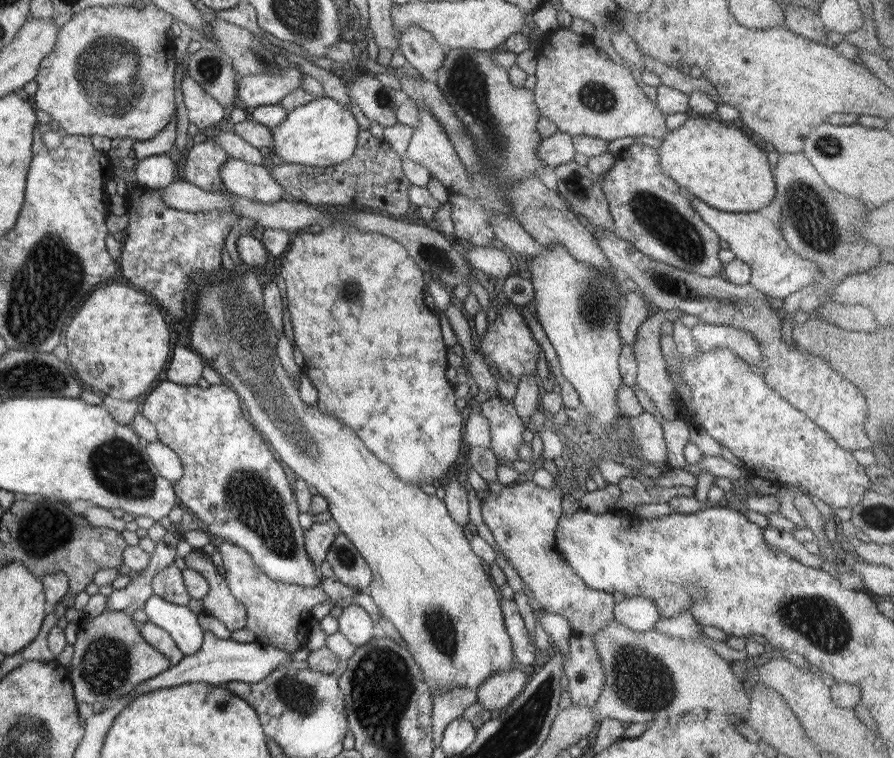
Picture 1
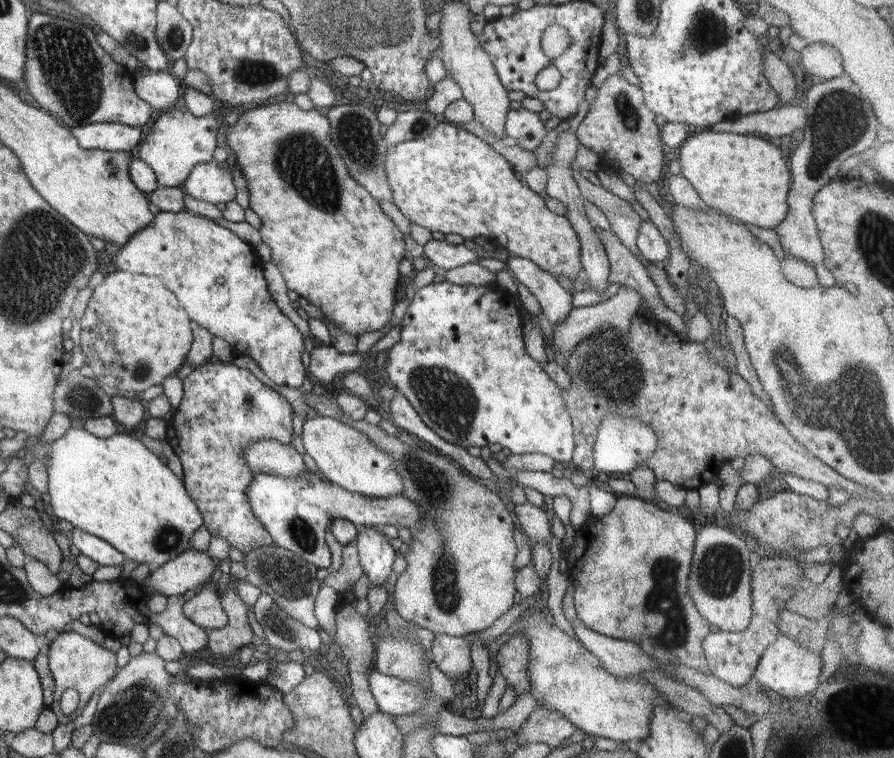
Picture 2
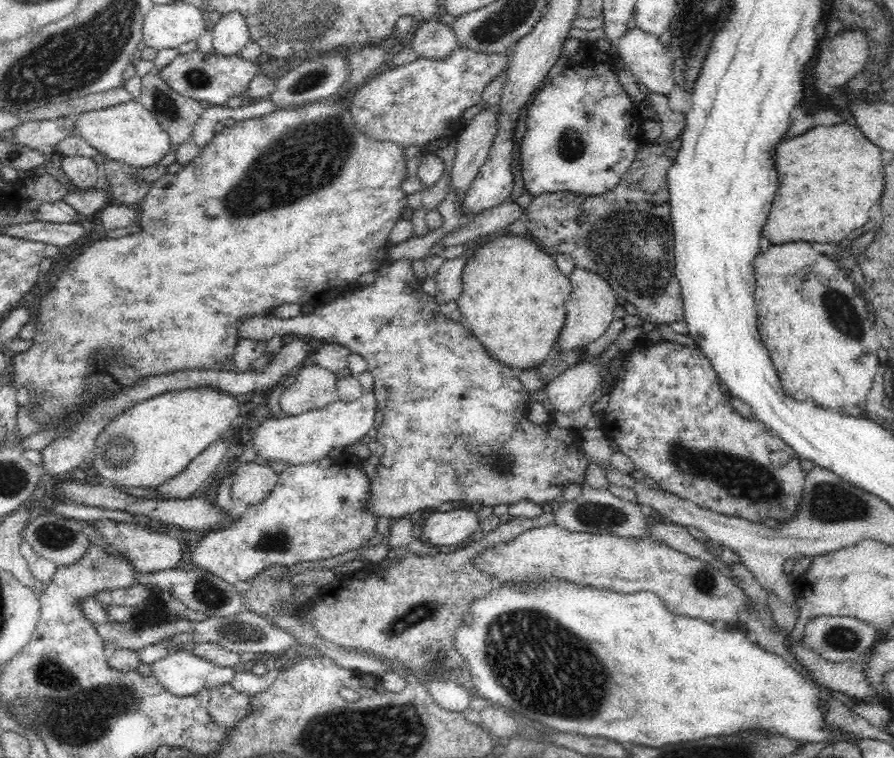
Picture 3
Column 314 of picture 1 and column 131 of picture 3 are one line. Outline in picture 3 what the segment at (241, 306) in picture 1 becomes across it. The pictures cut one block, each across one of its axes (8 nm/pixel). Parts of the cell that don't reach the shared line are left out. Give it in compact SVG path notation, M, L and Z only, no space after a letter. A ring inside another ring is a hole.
M182 389L131 405L100 431L91 465L116 488L157 489L176 478L205 448L223 438L240 418L238 403L216 389Z

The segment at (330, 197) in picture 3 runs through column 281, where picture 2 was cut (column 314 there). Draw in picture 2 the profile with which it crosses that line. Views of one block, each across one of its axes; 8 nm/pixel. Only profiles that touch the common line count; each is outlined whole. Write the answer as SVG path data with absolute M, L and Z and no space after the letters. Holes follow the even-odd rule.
M276 103L276 104L260 104L257 108L248 110L241 114L234 124L223 124L225 131L225 143L223 146L226 153L233 153L235 157L234 163L244 175L246 188L248 192L248 208L250 208L258 216L260 220L260 237L263 244L269 246L271 254L270 260L275 263L283 277L285 286L289 290L293 290L309 301L313 306L321 310L323 316L333 322L341 332L347 332L351 336L357 337L363 332L375 332L379 328L383 328L391 318L391 310L396 304L395 290L399 285L400 274L397 272L397 264L403 258L405 252L405 242L401 232L393 224L393 221L381 211L379 203L374 199L360 184L353 182L353 178L349 176L347 168L343 165L335 145L330 137L330 124L327 117L322 116L313 108L310 110L301 110L294 103Z

